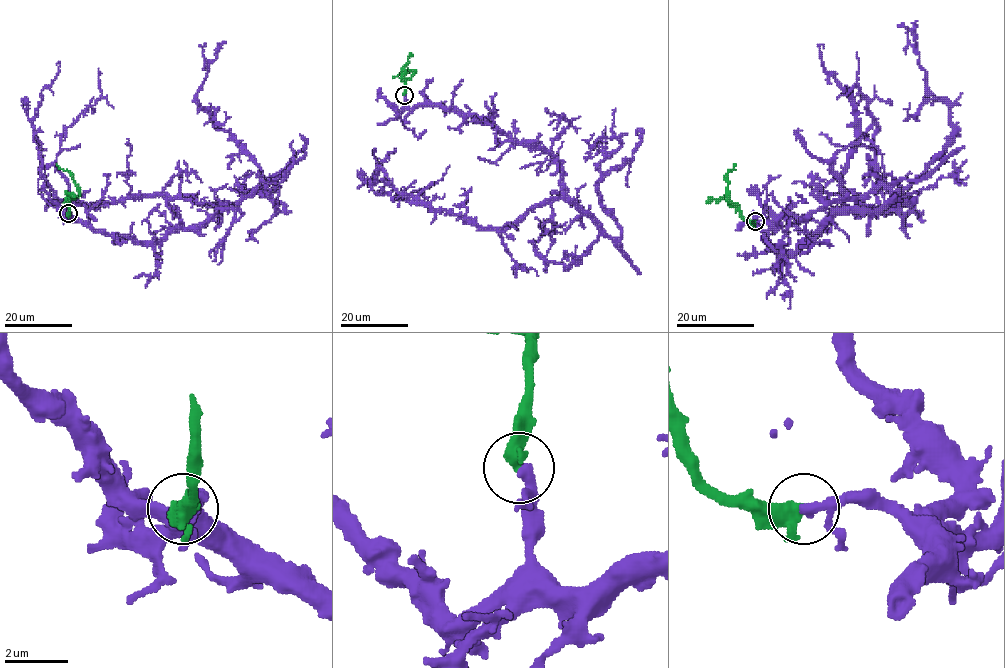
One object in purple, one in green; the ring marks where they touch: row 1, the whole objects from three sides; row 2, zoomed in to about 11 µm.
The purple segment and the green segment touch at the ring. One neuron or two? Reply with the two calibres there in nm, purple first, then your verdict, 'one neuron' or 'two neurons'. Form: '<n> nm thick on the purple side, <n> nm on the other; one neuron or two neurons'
280 nm thick on the purple side, 500 nm on the other; one neuron

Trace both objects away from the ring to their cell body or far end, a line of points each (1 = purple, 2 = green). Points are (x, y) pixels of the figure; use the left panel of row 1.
1: (69, 214), (159, 241), (224, 204), (63, 202), (41, 172), (33, 120), (57, 65)
2: (69, 214), (69, 201), (78, 194), (77, 184), (57, 164)

